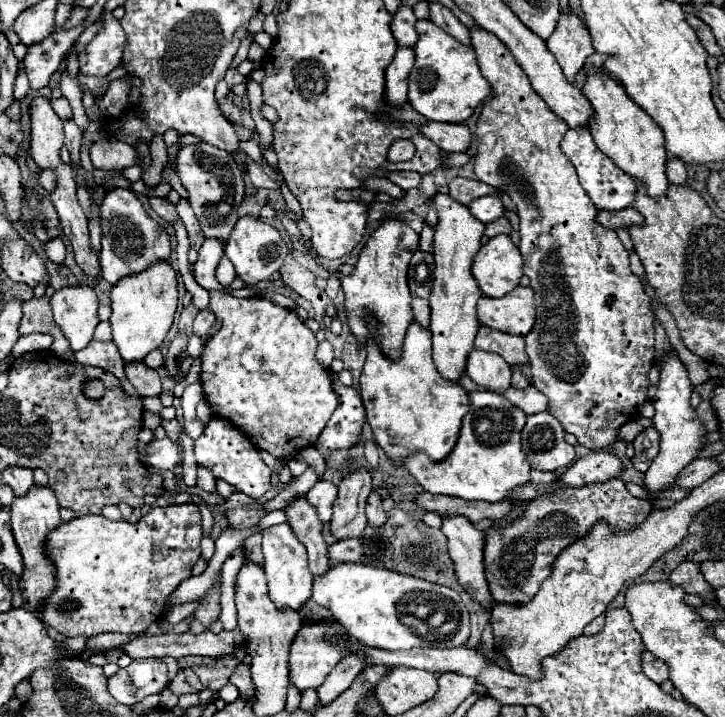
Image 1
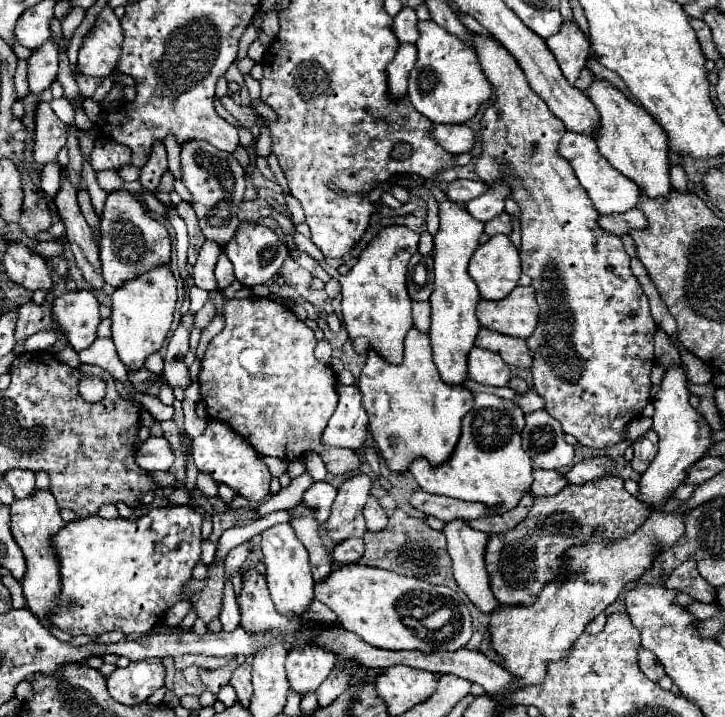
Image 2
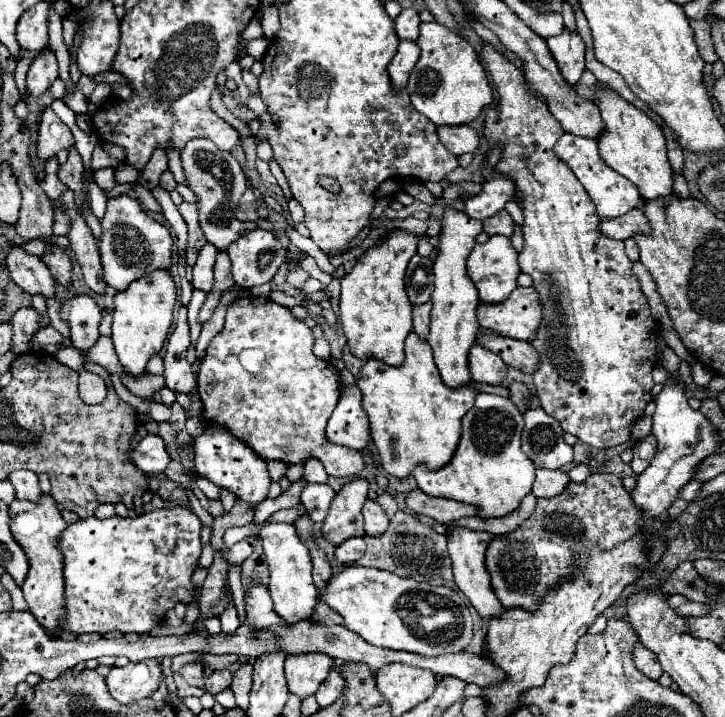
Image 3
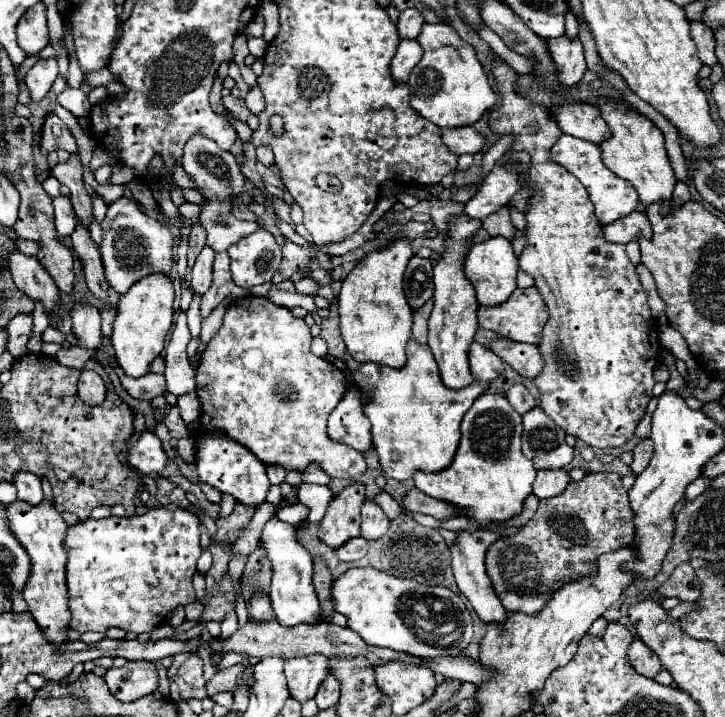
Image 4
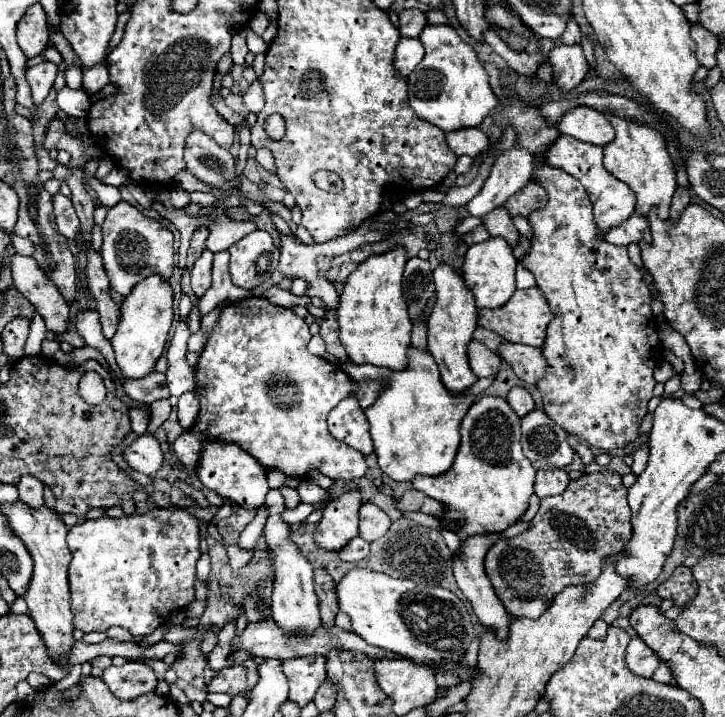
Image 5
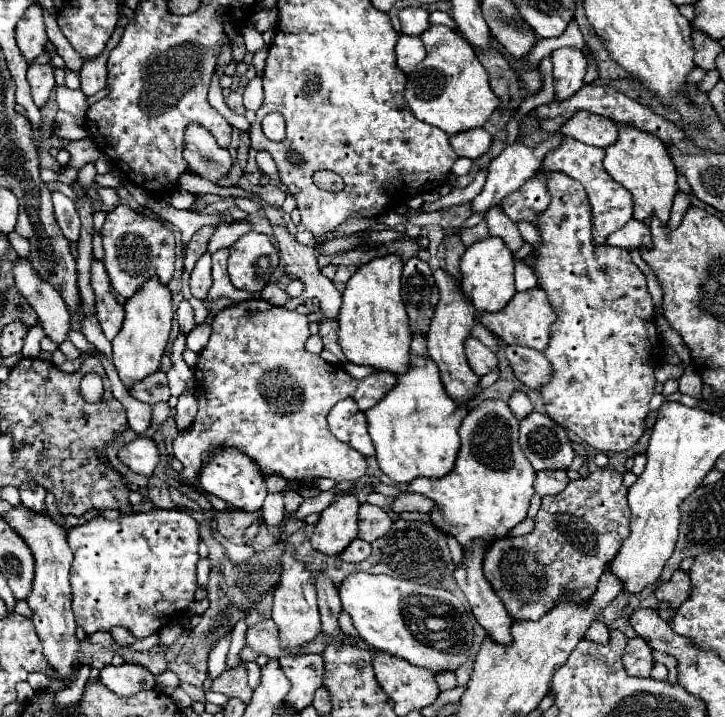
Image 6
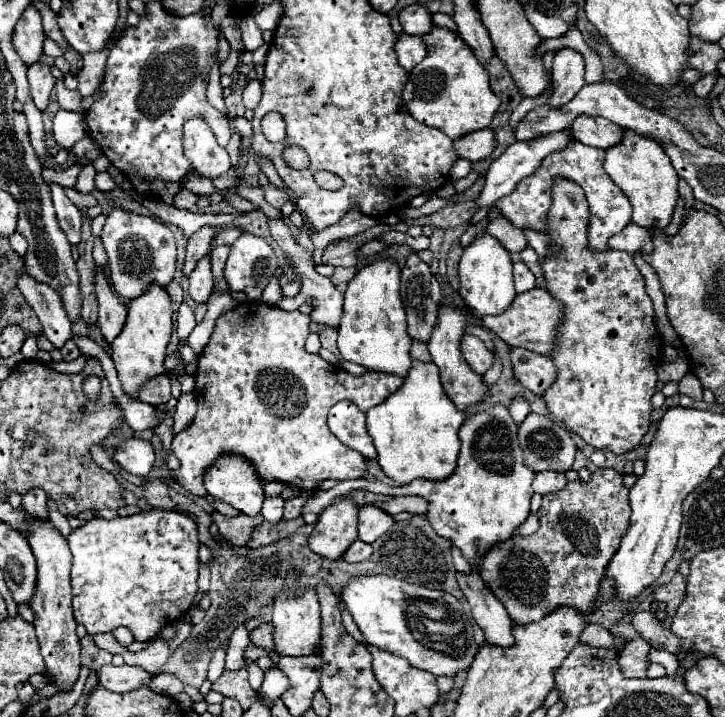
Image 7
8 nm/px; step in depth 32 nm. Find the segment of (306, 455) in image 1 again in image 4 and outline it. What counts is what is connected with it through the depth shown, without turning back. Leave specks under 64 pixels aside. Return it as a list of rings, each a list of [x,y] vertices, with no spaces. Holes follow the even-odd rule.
[[[312,462],[312,464],[308,464],[308,468],[302,472],[302,482],[314,482],[314,484],[328,484],[330,482],[330,478],[328,478],[328,474],[316,464],[316,462]]]

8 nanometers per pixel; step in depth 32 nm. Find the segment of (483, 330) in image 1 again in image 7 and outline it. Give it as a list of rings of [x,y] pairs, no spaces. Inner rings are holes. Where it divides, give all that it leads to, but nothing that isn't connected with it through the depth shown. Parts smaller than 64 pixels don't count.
[[[510,348],[508,356],[514,366],[514,376],[536,394],[542,394],[556,378],[554,364],[544,354],[524,348]]]

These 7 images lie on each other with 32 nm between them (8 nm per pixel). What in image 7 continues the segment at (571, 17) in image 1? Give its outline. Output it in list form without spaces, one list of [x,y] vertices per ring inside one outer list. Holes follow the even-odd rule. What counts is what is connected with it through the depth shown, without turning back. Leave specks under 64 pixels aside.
[[[562,48],[554,54],[552,66],[552,84],[554,94],[548,106],[560,106],[572,100],[572,96],[586,84],[584,82],[584,58],[572,48]]]

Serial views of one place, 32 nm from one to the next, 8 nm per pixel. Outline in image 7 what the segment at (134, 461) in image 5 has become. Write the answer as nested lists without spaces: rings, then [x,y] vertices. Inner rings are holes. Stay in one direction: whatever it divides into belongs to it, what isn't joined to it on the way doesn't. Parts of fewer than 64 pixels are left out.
[[[132,438],[128,442],[122,442],[116,448],[114,458],[128,472],[138,476],[148,476],[148,472],[154,468],[154,462],[156,462],[156,450],[152,442],[142,438]]]

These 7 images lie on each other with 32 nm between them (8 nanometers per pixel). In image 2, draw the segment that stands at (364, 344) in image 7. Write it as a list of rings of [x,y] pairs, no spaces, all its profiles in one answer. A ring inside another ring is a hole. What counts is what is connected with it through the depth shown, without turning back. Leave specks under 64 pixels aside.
[[[400,224],[384,226],[364,248],[348,276],[340,275],[337,269],[328,265],[310,238],[296,232],[293,239],[299,250],[313,257],[331,277],[340,280],[344,326],[348,330],[348,336],[354,340],[356,352],[374,348],[382,358],[398,364],[404,354],[404,336],[412,326],[412,300],[406,288],[406,272],[410,256],[414,256],[418,250],[420,236]]]

